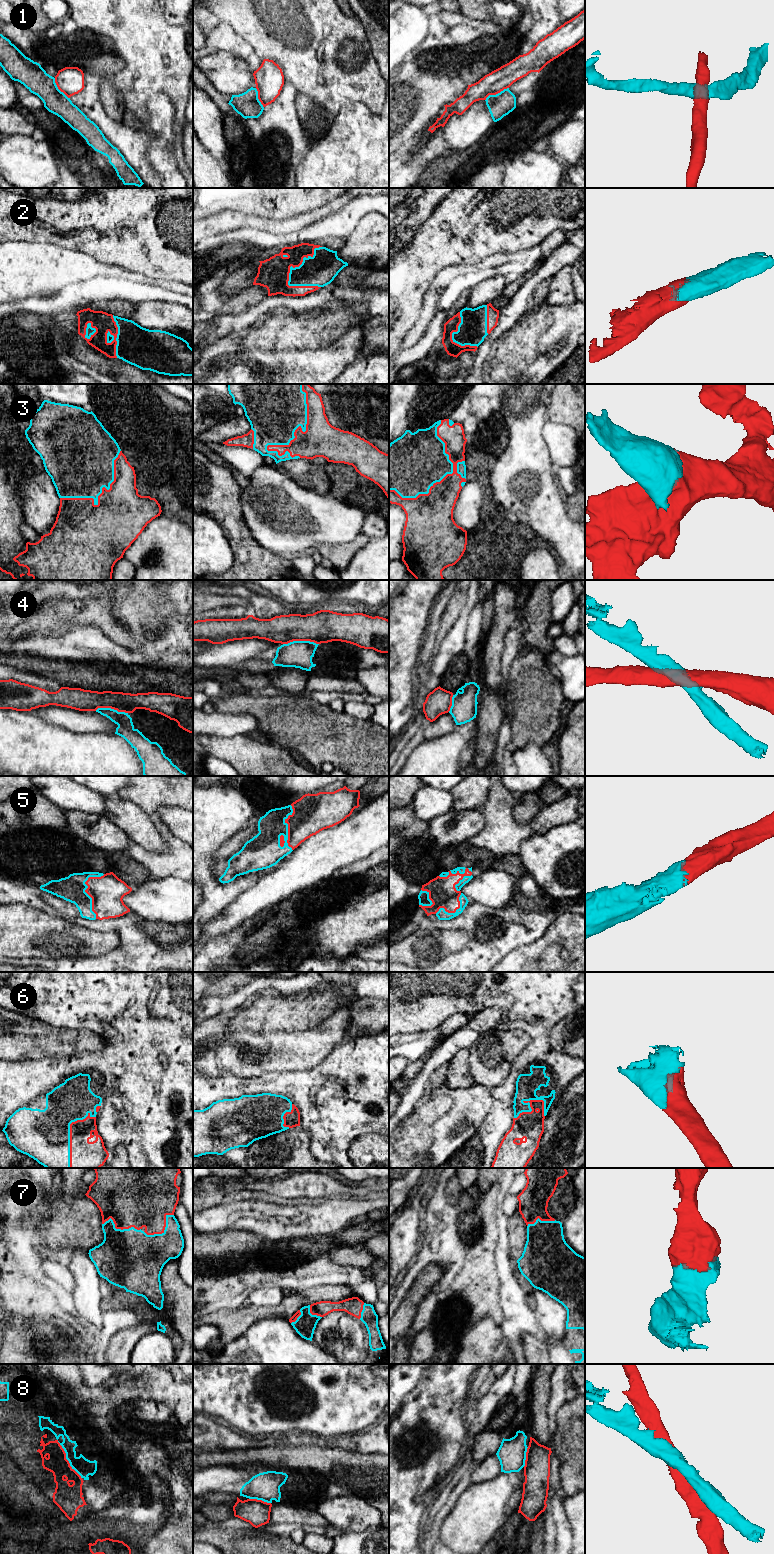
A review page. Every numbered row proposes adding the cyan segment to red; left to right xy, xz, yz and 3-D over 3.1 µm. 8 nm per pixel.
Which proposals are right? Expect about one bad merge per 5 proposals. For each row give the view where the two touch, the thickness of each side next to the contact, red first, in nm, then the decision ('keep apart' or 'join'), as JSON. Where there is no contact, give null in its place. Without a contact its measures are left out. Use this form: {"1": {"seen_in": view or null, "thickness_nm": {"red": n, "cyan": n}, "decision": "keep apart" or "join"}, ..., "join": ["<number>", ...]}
{"1": {"seen_in": "yz", "thickness_nm": {"red": 180, "cyan": 190}, "decision": "keep apart"}, "2": {"seen_in": "xz", "thickness_nm": {"red": 260, "cyan": 260}, "decision": "join"}, "3": {"seen_in": "xz", "thickness_nm": {"red": 280, "cyan": 480}, "decision": "join"}, "4": {"seen_in": "xz", "thickness_nm": {"red": 260, "cyan": 220}, "decision": "keep apart"}, "5": {"seen_in": "xz", "thickness_nm": {"red": 320, "cyan": 260}, "decision": "join"}, "6": {"seen_in": "xy", "thickness_nm": {"red": 260, "cyan": 420}, "decision": "join"}, "7": {"seen_in": "xy", "thickness_nm": {"red": 360, "cyan": 320}, "decision": "join"}, "8": {"seen_in": "xy", "thickness_nm": {"red": 160, "cyan": 140}, "decision": "keep apart"}, "join": ["2", "3", "5", "6", "7"]}

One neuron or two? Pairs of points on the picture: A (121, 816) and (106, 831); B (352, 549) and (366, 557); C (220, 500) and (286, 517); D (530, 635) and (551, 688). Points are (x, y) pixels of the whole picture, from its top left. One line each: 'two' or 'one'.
A: two
B: two
C: two
D: two

